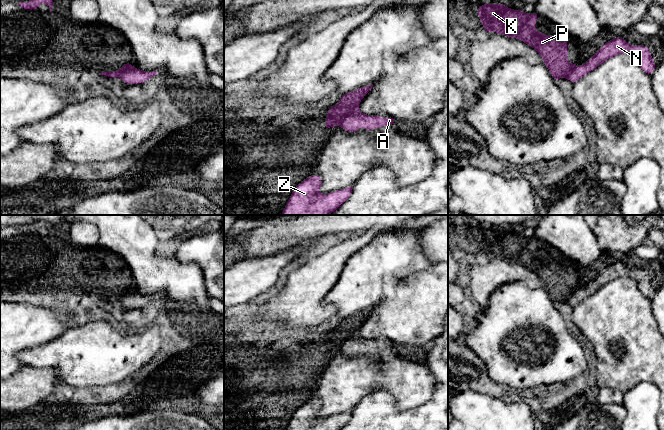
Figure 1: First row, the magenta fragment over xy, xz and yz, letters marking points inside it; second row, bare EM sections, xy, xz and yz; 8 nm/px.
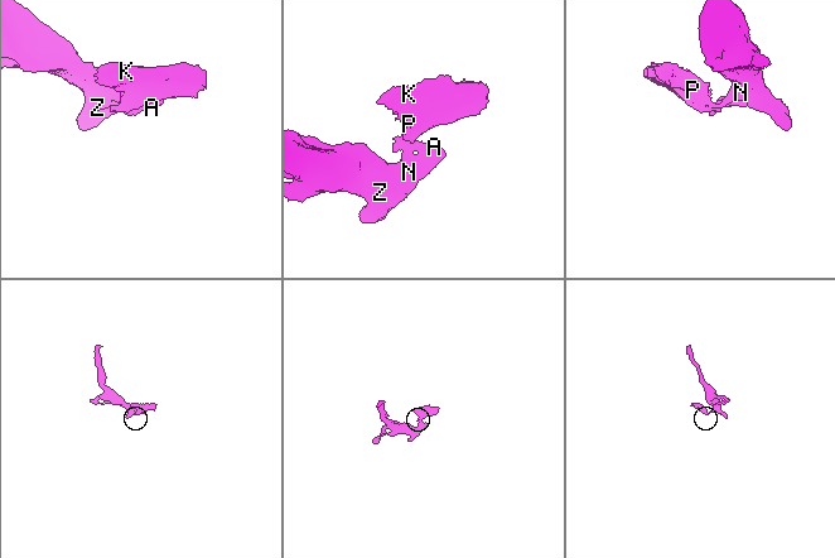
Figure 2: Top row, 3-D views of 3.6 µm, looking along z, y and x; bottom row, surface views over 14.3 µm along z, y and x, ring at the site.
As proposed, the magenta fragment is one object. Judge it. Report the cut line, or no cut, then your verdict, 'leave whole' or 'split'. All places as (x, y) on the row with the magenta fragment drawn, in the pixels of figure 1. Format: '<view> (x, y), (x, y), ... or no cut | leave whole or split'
xz (357, 108), (349, 113), (340, 124) | split

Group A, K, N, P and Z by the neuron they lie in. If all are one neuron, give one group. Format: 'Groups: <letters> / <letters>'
Groups: A N Z / K P

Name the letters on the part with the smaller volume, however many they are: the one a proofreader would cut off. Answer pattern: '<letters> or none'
K, P

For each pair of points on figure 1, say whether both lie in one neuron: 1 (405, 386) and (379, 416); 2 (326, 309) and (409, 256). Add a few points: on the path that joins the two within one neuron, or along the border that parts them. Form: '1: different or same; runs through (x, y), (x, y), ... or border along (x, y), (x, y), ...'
1: different; border along (371, 392), (388, 391), (399, 409), (416, 407)
2: different; border along (337, 282), (324, 298), (335, 313)

